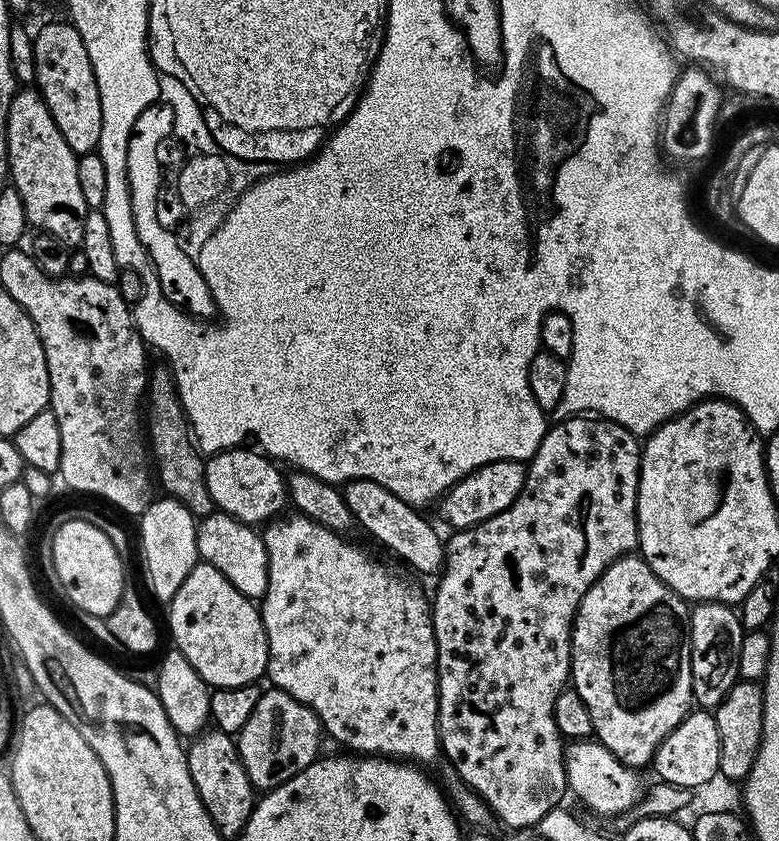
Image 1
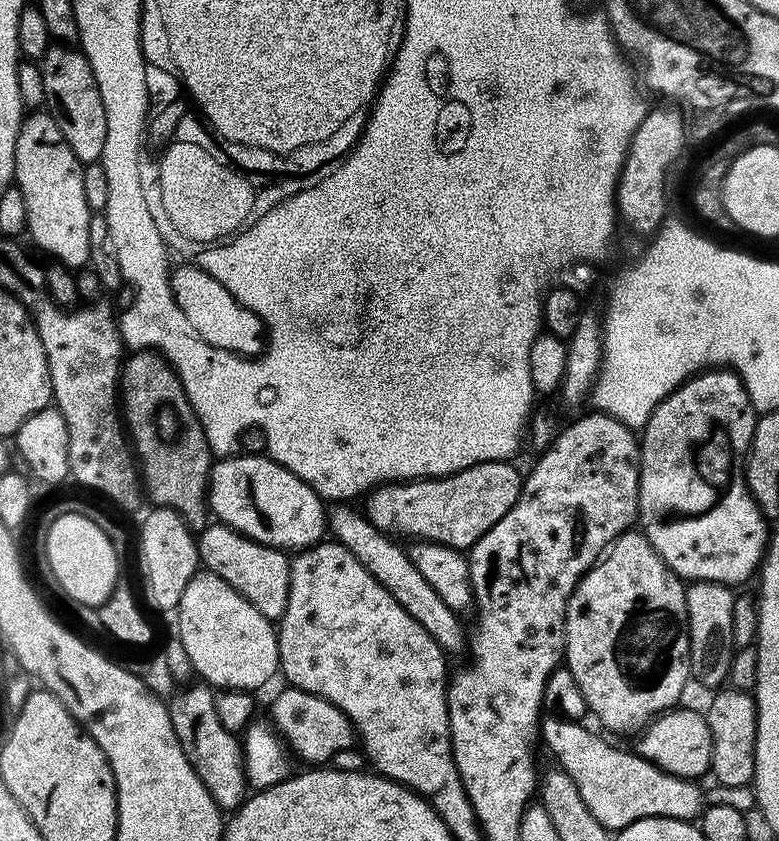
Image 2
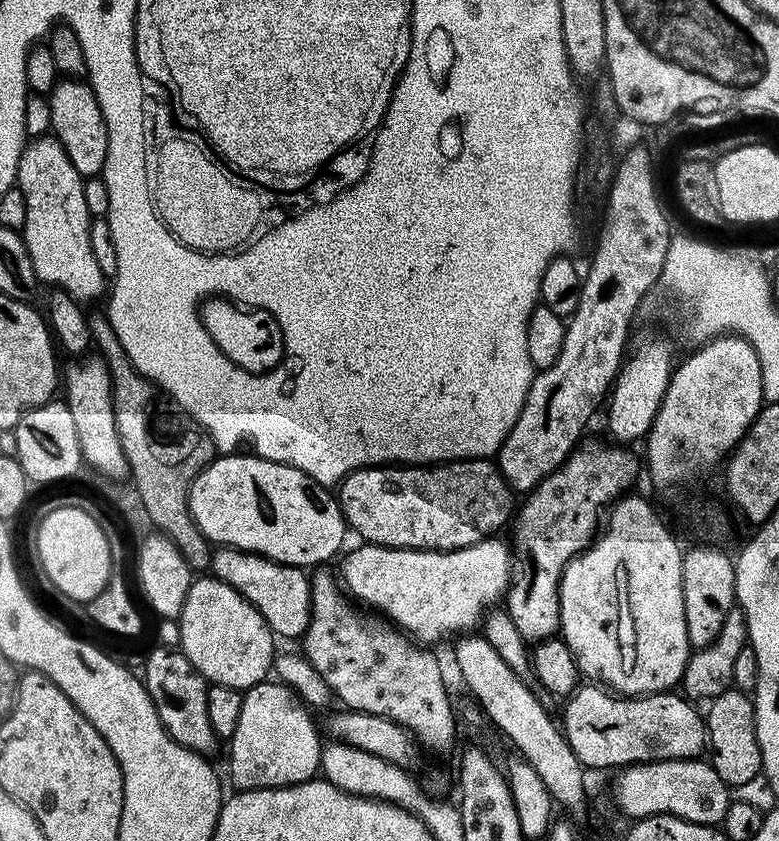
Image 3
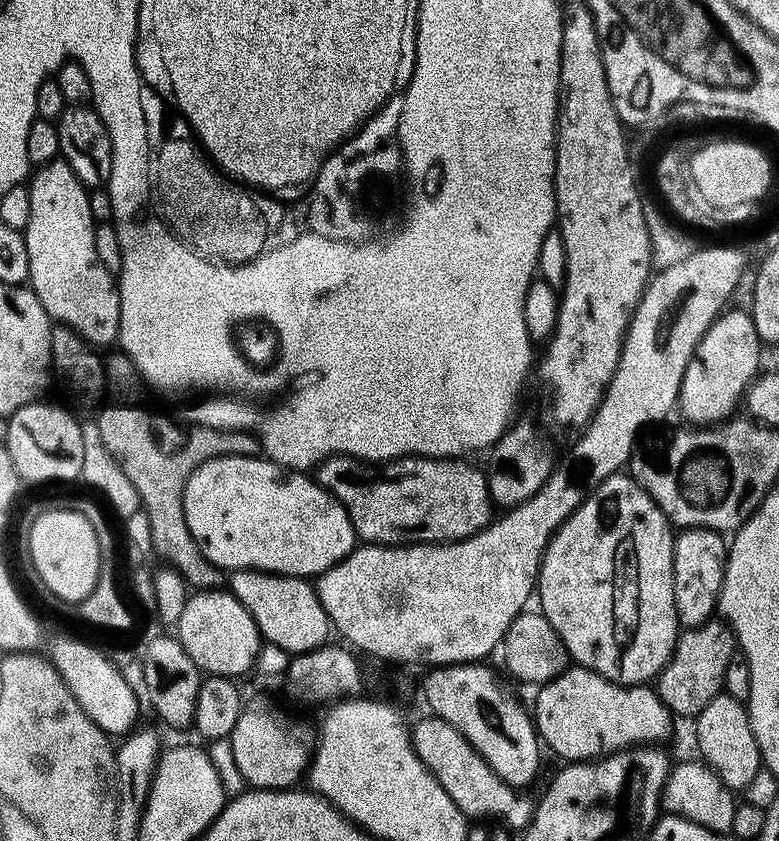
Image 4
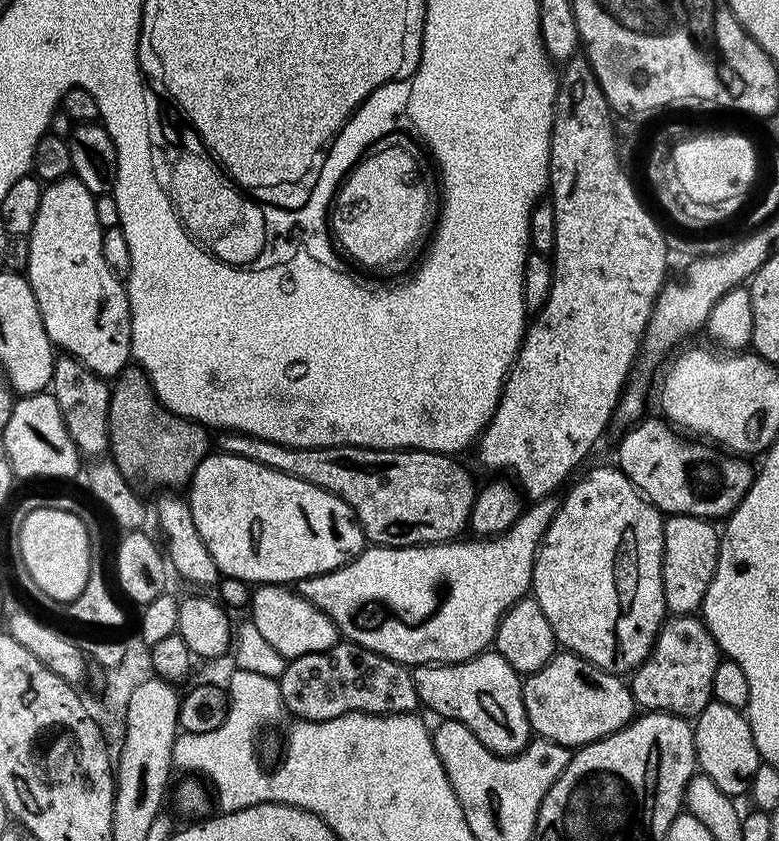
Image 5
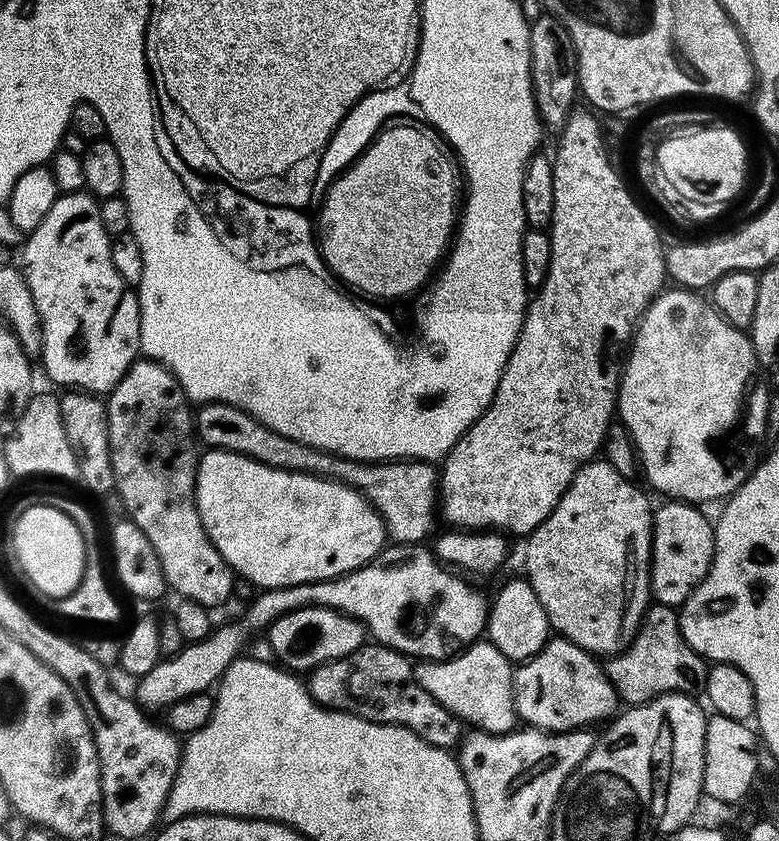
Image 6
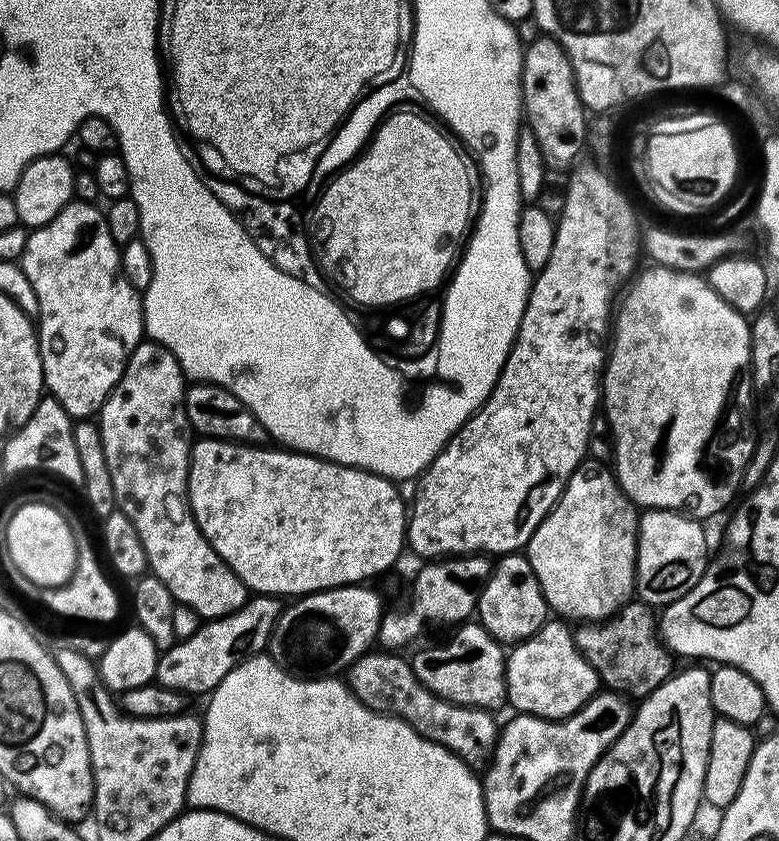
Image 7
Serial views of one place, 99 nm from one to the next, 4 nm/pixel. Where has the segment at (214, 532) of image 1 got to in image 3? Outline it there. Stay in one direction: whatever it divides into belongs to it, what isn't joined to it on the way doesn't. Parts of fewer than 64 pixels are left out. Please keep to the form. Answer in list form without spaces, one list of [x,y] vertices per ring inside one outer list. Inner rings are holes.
[[[217,547],[212,554],[210,572],[252,603],[254,610],[258,610],[258,614],[262,614],[262,618],[270,626],[273,637],[285,636],[288,640],[295,636],[296,639],[303,637],[312,617],[310,576],[305,569],[279,564],[253,552]]]

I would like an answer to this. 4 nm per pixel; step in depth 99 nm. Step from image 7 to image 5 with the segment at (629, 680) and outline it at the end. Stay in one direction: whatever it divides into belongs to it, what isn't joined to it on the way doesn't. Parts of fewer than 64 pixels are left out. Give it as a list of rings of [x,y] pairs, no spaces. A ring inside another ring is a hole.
[[[669,615],[660,625],[660,633],[652,647],[652,653],[640,663],[639,668],[630,676],[632,696],[641,709],[649,712],[668,712],[671,716],[695,718],[706,710],[706,706],[712,703],[712,683],[714,682],[714,670],[718,670],[722,659],[722,653],[710,630],[704,625],[699,615],[673,616]]]

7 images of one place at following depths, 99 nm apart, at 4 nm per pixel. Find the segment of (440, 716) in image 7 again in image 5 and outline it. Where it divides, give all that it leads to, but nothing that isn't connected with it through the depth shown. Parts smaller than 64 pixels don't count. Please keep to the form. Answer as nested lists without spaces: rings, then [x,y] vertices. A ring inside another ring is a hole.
[[[338,642],[330,646],[330,650],[293,656],[285,664],[288,665],[284,673],[278,676],[280,693],[285,709],[289,713],[293,712],[297,721],[333,720],[339,716],[348,716],[351,712],[363,712],[370,716],[402,716],[415,713],[421,707],[412,672],[405,665],[351,642]]]

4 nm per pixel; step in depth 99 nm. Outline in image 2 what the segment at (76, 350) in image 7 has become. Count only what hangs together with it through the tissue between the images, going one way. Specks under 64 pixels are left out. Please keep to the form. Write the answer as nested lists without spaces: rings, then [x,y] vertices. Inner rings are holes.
[[[21,134],[16,139],[16,174],[15,187],[22,190],[22,198],[26,198],[26,218],[28,219],[27,235],[53,261],[62,263],[73,270],[80,270],[90,261],[90,218],[94,214],[86,202],[86,194],[82,191],[83,167],[74,165],[74,157],[67,144],[58,142],[55,135],[28,136]]]

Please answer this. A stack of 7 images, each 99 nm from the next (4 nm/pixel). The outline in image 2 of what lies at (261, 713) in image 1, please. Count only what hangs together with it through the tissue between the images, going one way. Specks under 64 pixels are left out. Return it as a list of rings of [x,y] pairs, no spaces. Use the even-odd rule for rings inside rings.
[[[284,686],[273,698],[270,724],[283,743],[292,752],[296,751],[308,766],[324,766],[335,761],[339,752],[351,749],[358,740],[352,724],[346,714],[338,710],[338,706],[326,702],[326,698],[318,698],[306,690],[291,686]]]

